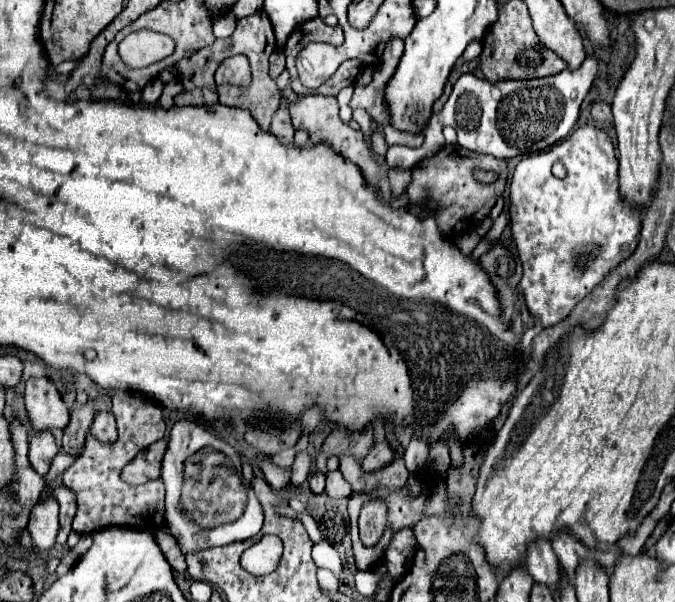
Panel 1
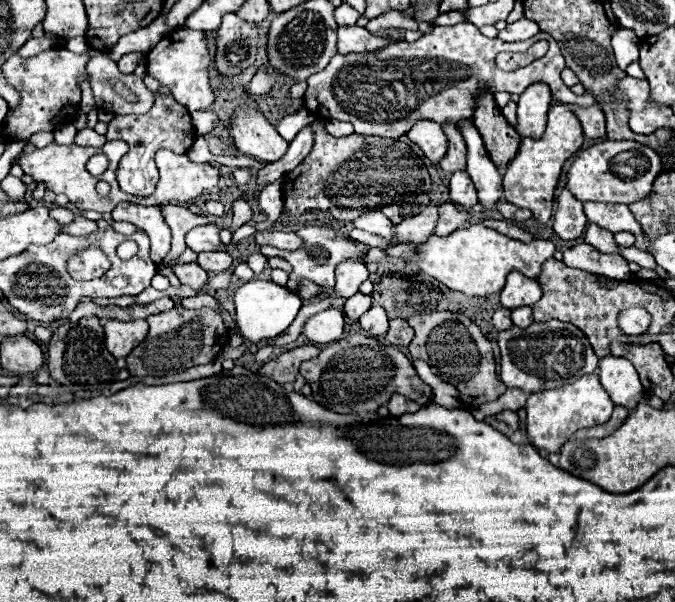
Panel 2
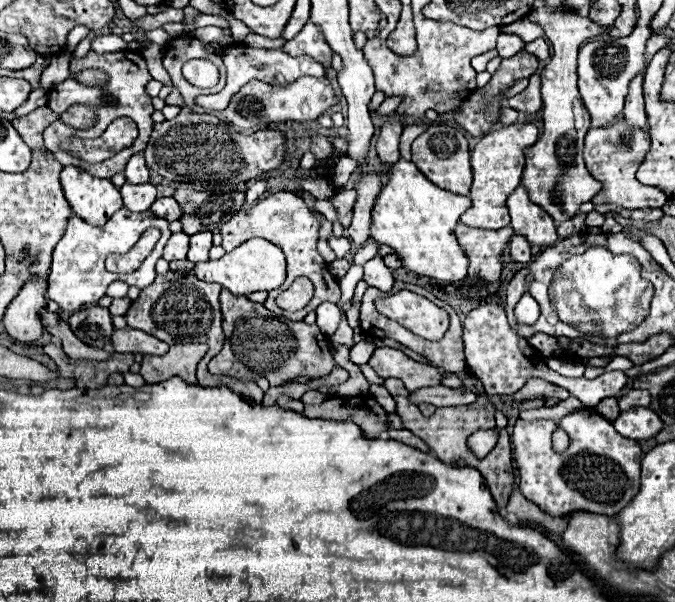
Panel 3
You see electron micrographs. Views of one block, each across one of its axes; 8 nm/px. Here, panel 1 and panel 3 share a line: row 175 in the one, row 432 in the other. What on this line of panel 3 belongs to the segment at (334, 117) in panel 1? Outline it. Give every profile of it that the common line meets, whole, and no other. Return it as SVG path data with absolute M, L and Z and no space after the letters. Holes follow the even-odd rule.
M372 396L328 398L322 404L306 406L304 416L336 422L356 422L366 438L378 438L380 432L388 430L386 410Z

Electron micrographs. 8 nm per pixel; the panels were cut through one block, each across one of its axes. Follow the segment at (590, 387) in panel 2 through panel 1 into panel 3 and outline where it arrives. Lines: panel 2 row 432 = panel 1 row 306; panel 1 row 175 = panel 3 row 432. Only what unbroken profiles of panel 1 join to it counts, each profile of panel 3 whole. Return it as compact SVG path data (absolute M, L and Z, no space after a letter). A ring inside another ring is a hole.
M584 408L578 412L572 412L564 416L560 422L552 420L518 420L514 424L514 460L516 468L520 472L520 492L534 504L538 504L544 512L552 516L566 516L578 510L586 510L592 514L618 514L636 494L640 488L640 460L642 450L638 442L620 436L612 422L604 420L594 408ZM556 428L562 428L570 436L570 446L566 452L556 454L552 452L552 432Z

